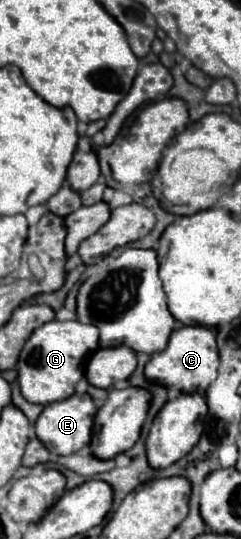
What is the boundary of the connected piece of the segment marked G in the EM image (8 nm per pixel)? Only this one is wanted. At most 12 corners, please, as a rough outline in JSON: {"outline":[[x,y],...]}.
{"outline":[[81,321],[41,325],[19,355],[23,397],[71,397],[99,329]]}

